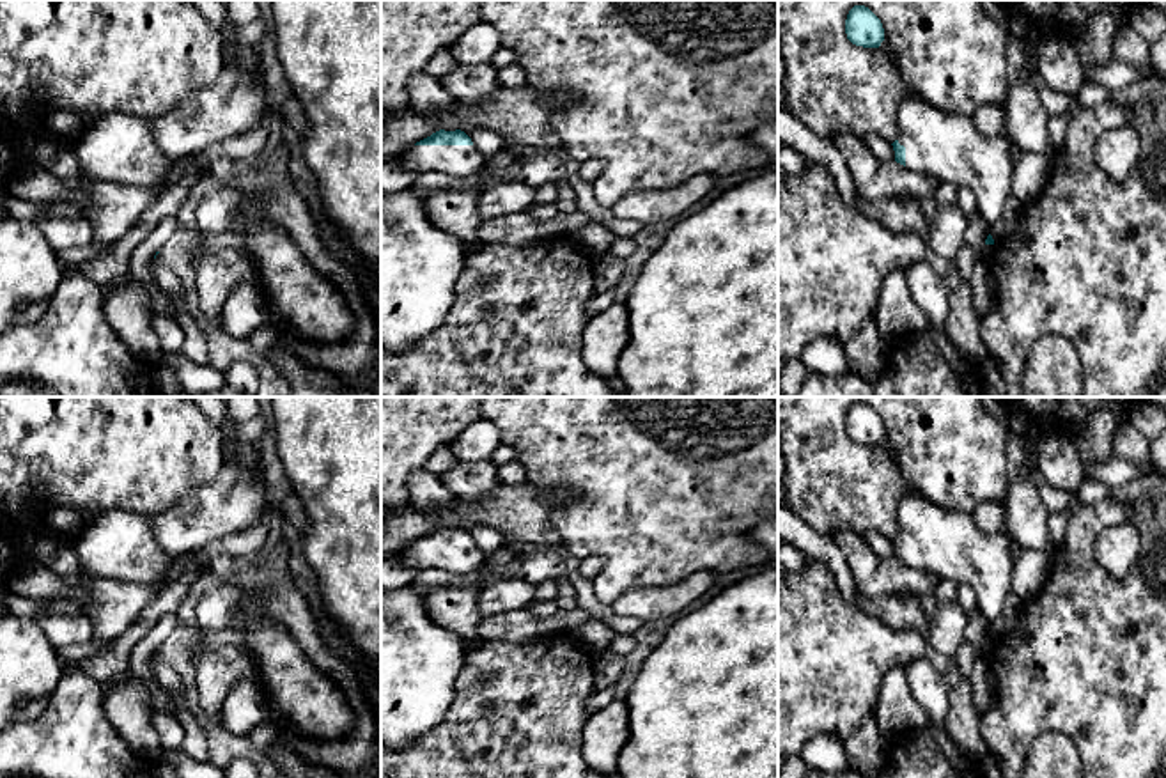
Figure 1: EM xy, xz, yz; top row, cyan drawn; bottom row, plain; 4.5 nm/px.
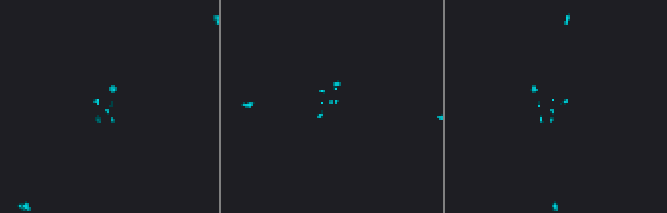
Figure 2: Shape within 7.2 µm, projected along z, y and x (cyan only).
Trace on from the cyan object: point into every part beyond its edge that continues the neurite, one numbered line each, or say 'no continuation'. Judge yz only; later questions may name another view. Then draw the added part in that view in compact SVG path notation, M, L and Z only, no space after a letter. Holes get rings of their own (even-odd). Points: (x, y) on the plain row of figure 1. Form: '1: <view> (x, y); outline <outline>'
1: yz (948, 544); outline M916 493L898 502L898 541L906 544L906 565L971 585L978 610L992 622L1014 592L1015 553L1005 532L982 532L973 516L946 510Z

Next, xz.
1: xz (461, 559); outline M411 542L395 553L406 567L441 569L450 574L475 574L484 553L475 542Z

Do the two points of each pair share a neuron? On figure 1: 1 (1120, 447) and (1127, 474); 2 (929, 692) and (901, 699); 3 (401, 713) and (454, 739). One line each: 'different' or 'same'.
1: different
2: different
3: different

